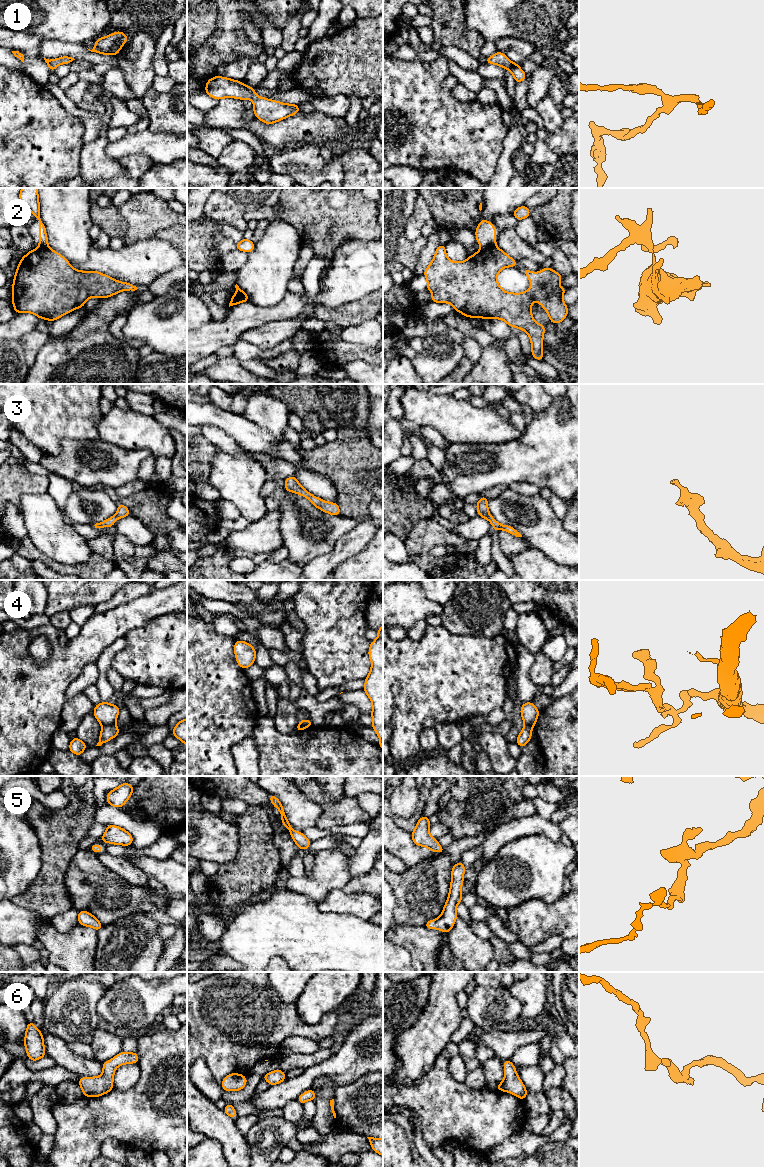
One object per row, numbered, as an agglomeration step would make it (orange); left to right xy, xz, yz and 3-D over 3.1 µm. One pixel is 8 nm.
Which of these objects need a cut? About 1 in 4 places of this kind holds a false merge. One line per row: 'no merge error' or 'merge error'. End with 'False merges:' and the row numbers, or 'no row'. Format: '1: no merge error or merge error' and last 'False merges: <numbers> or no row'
1: no merge error
2: merge error
3: no merge error
4: merge error
5: no merge error
6: no merge error
False merges: 2, 4

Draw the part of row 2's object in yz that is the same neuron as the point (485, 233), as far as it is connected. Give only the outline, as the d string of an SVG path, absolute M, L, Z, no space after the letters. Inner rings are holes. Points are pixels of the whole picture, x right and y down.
M482 219L475 231L476 239L481 248L492 246L496 243L496 228L485 219Z

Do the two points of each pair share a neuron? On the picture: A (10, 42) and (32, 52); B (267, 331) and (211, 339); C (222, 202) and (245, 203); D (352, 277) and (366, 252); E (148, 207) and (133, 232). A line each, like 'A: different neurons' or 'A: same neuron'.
A: same neuron
B: different neurons
C: same neuron
D: same neuron
E: same neuron

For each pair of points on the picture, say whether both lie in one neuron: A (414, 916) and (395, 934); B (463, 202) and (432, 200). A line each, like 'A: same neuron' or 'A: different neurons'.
A: different neurons
B: same neuron

